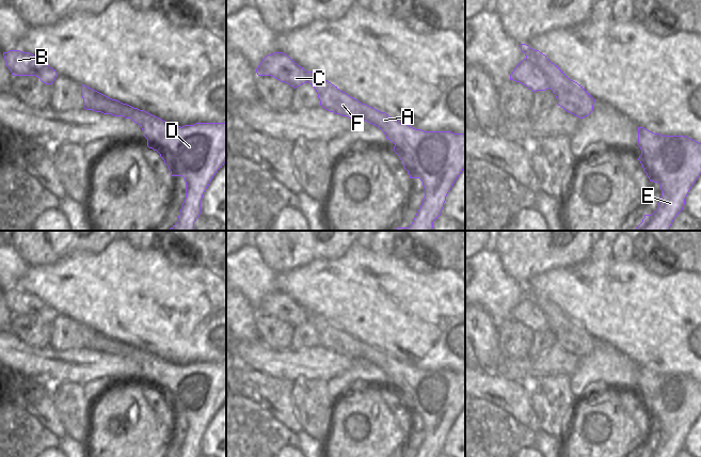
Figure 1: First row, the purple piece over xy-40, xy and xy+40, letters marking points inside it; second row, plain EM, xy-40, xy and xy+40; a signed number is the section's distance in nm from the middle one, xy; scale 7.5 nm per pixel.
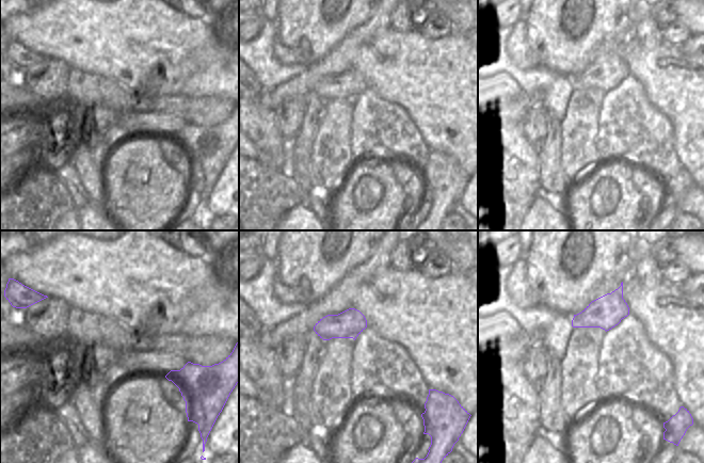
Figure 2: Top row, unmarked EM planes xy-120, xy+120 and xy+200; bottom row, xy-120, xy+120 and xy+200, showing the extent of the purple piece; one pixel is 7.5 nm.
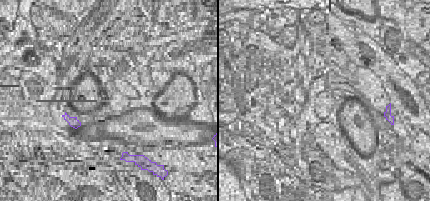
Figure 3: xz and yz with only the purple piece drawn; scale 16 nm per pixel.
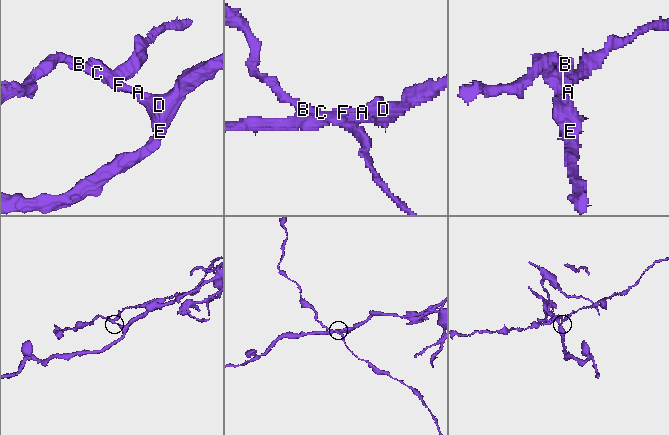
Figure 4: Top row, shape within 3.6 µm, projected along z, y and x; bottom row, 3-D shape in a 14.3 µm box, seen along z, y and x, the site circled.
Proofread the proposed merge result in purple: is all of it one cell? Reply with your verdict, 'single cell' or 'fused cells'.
fused cells

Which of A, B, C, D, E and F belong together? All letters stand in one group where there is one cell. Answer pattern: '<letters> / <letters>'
A D E F / B C

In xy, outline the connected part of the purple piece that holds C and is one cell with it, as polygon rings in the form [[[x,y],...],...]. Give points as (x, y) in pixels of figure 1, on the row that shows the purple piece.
[[[283,52],[265,57],[256,73],[258,76],[272,76],[293,89],[307,82],[307,72]]]

